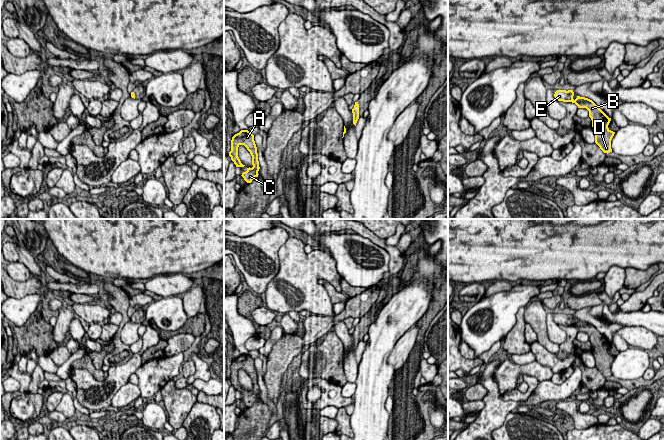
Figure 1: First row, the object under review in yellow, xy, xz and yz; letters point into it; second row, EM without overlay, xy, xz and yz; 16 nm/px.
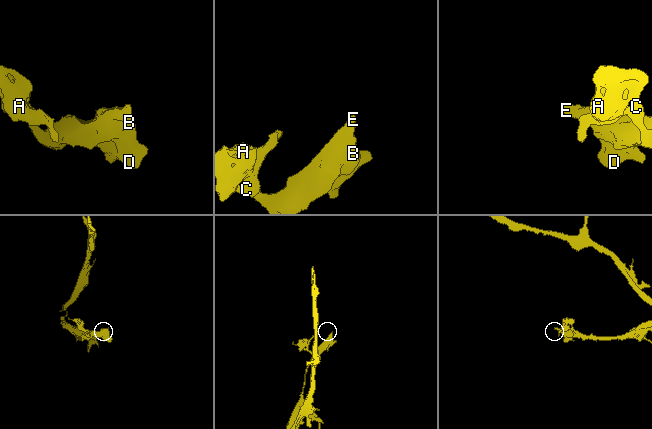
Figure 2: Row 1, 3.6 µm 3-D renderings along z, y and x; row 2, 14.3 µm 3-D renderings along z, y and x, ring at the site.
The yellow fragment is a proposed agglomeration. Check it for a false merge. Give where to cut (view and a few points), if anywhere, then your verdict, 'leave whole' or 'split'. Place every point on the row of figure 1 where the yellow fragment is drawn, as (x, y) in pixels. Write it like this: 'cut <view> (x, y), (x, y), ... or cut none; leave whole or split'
cut none; leave whole

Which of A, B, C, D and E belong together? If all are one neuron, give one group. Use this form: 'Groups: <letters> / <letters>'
Groups: A B C D E

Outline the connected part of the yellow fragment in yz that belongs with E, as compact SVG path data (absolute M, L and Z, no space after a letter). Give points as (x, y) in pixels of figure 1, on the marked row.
M557 90L554 97L558 101L575 103L578 108L586 108L589 111L589 117L592 120L592 127L595 133L595 143L604 153L612 152L611 140L615 132L608 128L611 121L609 118L592 100L577 96L573 99L573 90Z

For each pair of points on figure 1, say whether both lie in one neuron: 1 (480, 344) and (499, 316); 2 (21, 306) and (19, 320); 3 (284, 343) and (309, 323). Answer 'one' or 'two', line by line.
1: one
2: one
3: one

